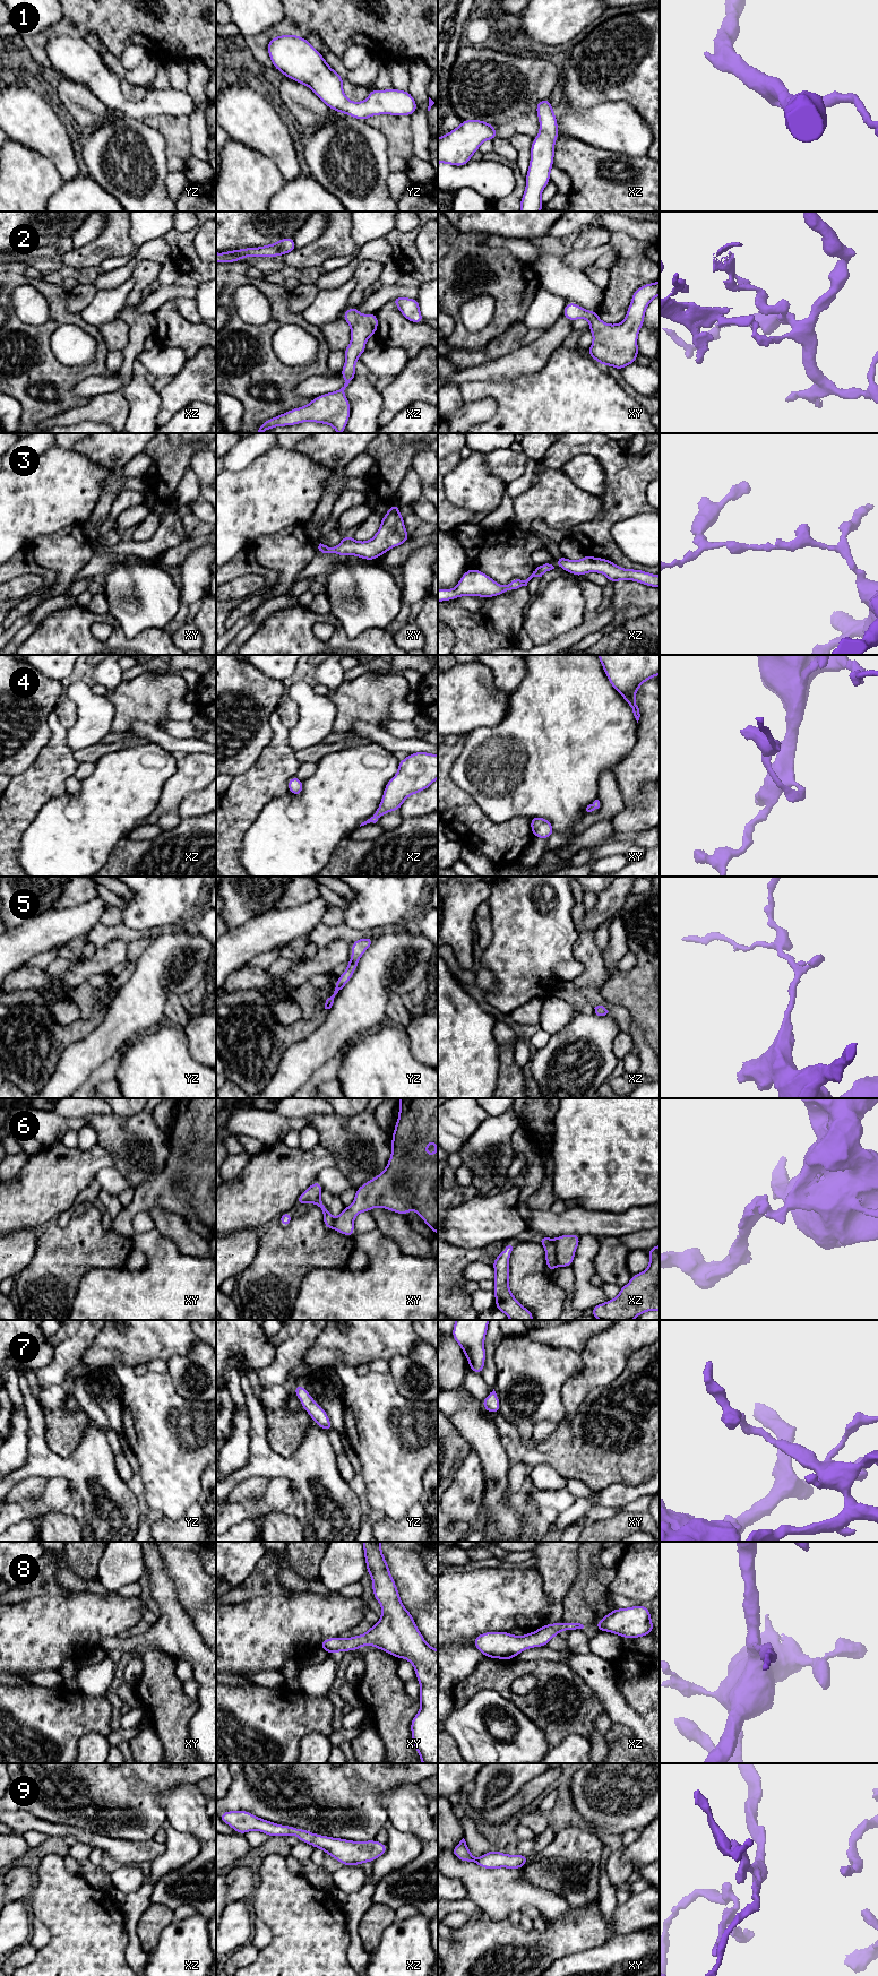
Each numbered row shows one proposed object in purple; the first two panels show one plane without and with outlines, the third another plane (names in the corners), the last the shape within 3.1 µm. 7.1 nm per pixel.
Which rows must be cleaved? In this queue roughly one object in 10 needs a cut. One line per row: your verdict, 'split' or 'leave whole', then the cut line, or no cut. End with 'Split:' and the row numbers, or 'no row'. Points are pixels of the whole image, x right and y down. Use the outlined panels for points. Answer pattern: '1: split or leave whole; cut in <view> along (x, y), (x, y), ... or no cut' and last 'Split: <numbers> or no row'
1: leave whole; no cut
2: leave whole; no cut
3: leave whole; no cut
4: leave whole; no cut
5: leave whole; no cut
6: split; cut in xz along (552, 1240), (556, 1247), (557, 1265)
7: leave whole; no cut
8: leave whole; no cut
9: leave whole; no cut
Split: 6

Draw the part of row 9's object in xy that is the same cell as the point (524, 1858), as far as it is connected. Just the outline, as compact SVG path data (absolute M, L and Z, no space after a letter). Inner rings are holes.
M463 1838L459 1844L451 1849L451 1853L460 1861L465 1862L473 1862L477 1864L480 1867L483 1869L500 1869L500 1867L507 1867L507 1869L516 1869L519 1870L522 1866L524 1866L527 1861L528 1856L526 1855L508 1855L502 1854L500 1852L497 1852L492 1849L491 1852L482 1855L479 1858L475 1858Z

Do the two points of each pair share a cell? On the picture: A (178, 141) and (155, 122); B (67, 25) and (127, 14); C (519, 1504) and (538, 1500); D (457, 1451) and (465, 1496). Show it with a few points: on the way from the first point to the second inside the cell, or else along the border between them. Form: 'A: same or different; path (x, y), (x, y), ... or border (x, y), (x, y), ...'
A: same; path (172, 136), (161, 124)
B: same; path (82, 14), (112, 14)
C: same; path (524, 1504), (533, 1500)
D: different; border (471, 1450), (456, 1469), (449, 1485)

